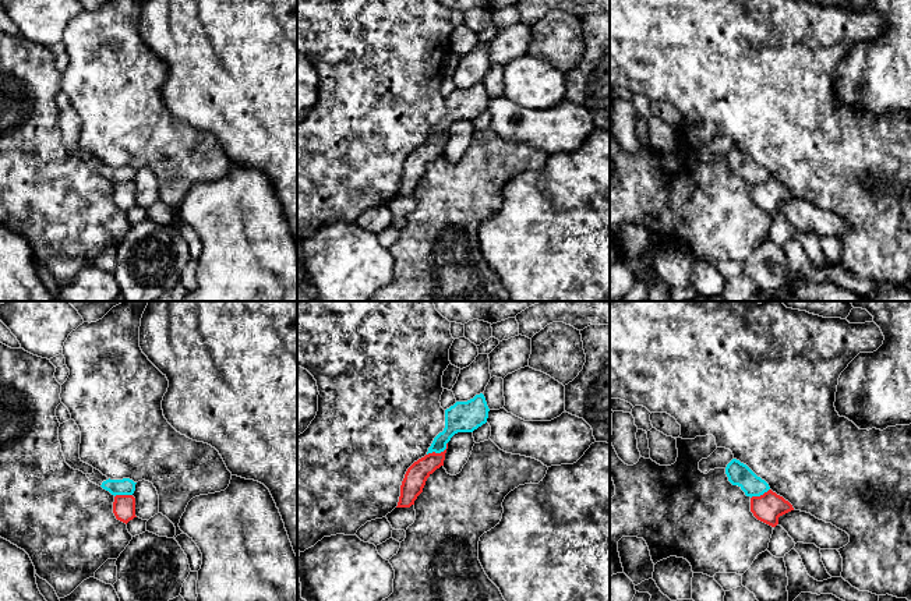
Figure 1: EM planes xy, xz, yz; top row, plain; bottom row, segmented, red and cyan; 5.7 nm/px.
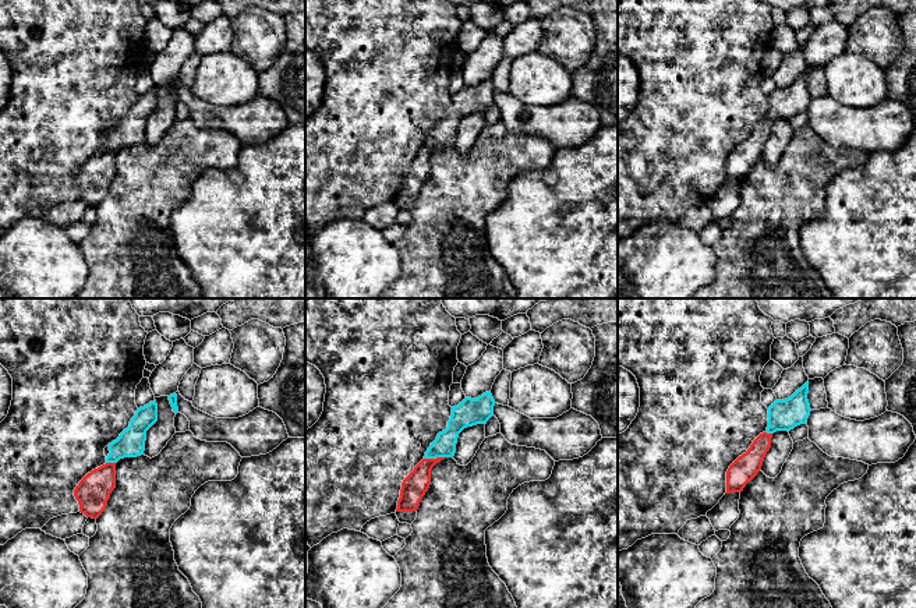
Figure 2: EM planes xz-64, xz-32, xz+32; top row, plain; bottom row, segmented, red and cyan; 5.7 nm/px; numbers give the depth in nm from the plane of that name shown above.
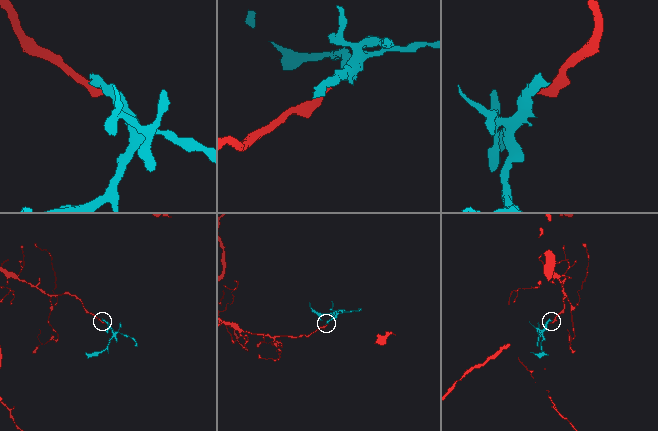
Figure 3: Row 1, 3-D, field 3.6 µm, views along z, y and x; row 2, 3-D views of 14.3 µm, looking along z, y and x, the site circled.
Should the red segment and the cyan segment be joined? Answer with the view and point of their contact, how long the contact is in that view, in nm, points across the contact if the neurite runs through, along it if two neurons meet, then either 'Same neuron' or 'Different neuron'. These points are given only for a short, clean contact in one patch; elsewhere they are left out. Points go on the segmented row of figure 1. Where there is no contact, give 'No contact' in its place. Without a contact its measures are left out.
Touches red at xz (438, 453). Shared border 140 nm. Boundary: xz (447, 442), (442, 451), (427, 455). Different neuron

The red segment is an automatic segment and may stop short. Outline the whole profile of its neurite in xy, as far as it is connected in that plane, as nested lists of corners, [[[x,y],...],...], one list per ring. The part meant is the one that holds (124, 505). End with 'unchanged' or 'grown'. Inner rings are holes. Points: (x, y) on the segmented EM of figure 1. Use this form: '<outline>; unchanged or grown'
[[[116,495],[113,502],[113,513],[117,520],[128,523],[135,516],[135,498],[133,495]]]; unchanged

